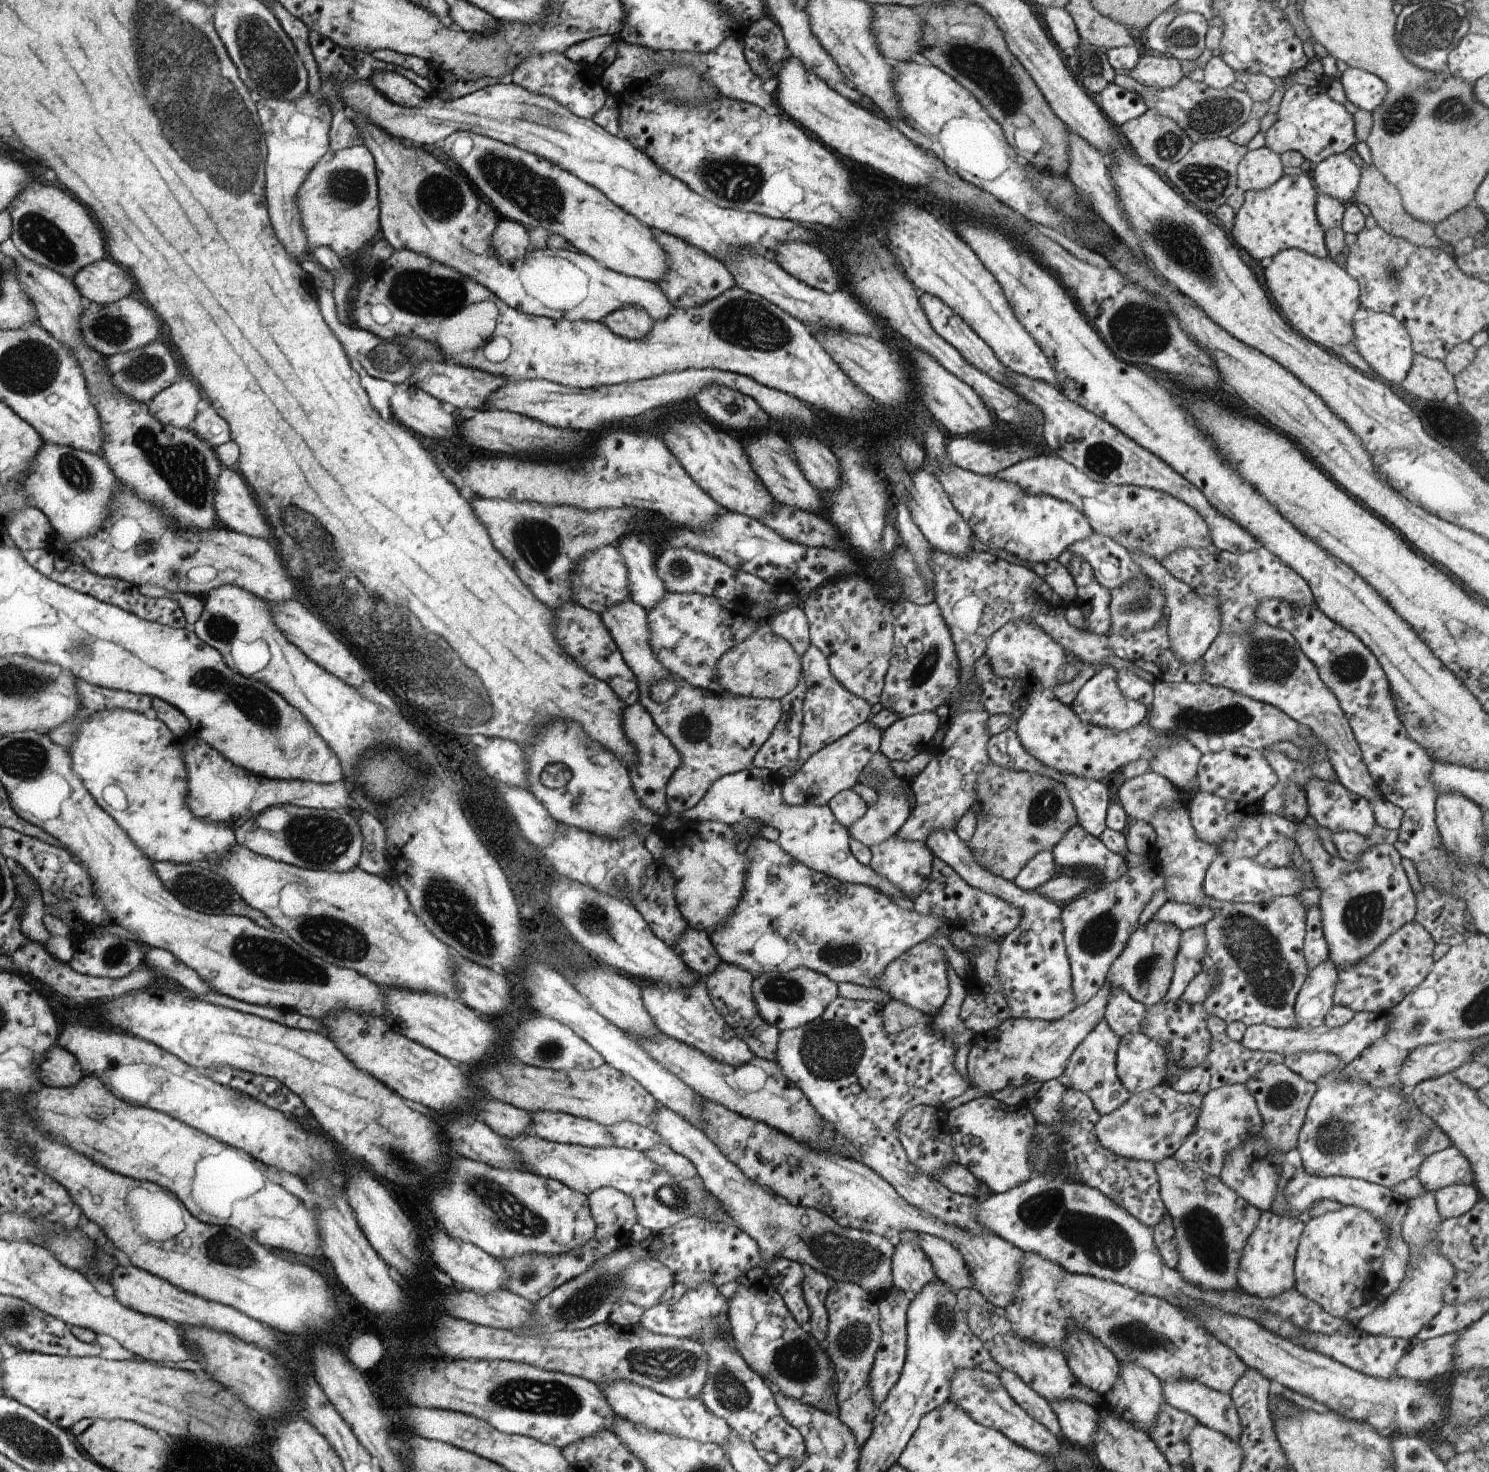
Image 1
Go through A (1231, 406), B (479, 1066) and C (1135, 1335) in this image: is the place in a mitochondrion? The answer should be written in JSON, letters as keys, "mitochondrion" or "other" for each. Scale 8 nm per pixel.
{"A":"other","B":"other","C":"mitochondrion"}

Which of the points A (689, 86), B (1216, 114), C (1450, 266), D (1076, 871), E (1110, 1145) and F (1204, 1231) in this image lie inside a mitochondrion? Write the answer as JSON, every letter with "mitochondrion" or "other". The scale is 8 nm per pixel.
{"A":"mitochondrion","B":"mitochondrion","C":"other","D":"other","E":"other","F":"mitochondrion"}

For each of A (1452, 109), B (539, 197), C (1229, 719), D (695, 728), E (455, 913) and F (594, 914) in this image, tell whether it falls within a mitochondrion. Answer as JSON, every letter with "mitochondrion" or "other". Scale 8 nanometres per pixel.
{"A":"mitochondrion","B":"mitochondrion","C":"mitochondrion","D":"mitochondrion","E":"mitochondrion","F":"mitochondrion"}

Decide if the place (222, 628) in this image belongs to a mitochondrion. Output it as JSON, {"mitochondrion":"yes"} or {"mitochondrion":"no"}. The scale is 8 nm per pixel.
{"mitochondrion":"yes"}

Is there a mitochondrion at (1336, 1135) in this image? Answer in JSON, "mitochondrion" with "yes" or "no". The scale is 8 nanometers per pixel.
{"mitochondrion":"yes"}

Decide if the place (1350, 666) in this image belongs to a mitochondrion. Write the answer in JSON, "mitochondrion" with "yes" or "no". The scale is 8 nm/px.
{"mitochondrion":"yes"}

